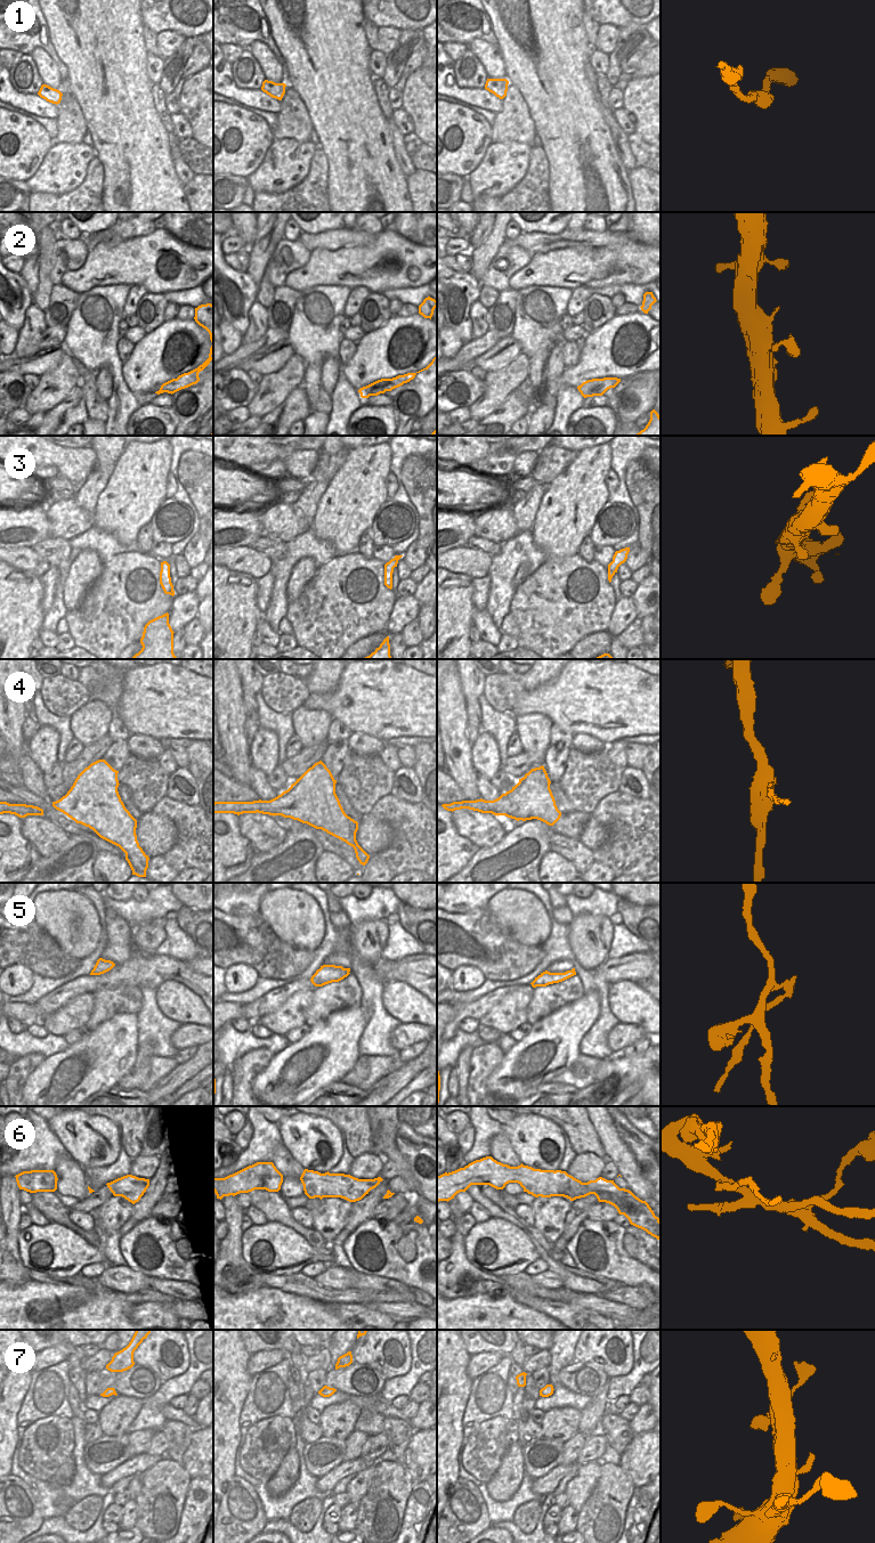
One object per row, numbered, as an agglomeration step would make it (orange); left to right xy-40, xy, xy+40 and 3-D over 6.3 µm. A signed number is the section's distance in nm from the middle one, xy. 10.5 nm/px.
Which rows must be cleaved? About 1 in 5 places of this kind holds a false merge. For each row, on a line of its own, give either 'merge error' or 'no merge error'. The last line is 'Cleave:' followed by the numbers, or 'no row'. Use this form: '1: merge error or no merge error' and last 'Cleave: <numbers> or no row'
1: no merge error
2: no merge error
3: no merge error
4: no merge error
5: merge error
6: merge error
7: no merge error
Cleave: 5, 6

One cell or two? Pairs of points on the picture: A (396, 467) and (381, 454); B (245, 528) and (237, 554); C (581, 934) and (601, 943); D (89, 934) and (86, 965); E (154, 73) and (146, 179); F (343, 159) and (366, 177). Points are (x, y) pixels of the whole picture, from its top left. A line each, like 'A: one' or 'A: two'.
A: two
B: two
C: one
D: two
E: two
F: one

